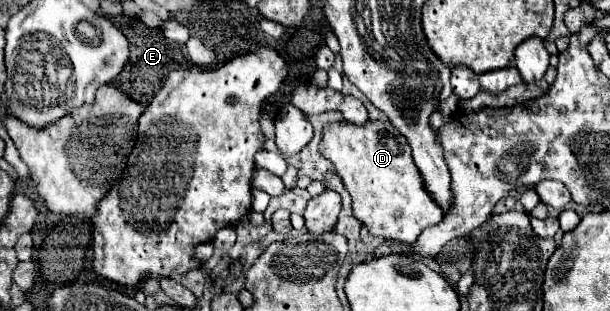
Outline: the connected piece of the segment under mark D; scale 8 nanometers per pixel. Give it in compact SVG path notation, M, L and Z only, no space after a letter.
M367 121L367 125L327 125L319 149L323 157L333 161L339 177L351 193L353 215L371 235L411 243L411 239L419 237L423 229L441 221L441 207L425 189L407 139L391 123Z

